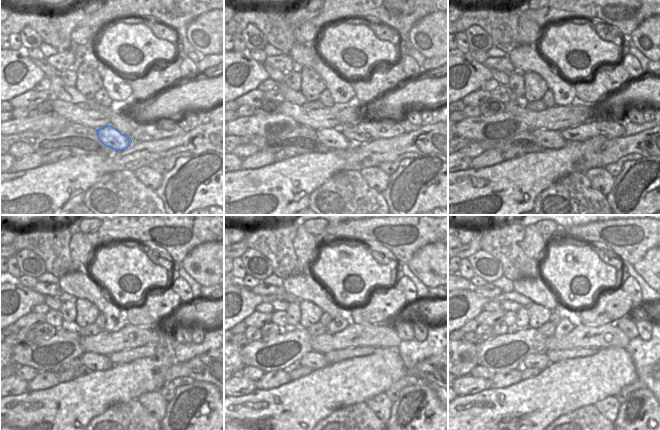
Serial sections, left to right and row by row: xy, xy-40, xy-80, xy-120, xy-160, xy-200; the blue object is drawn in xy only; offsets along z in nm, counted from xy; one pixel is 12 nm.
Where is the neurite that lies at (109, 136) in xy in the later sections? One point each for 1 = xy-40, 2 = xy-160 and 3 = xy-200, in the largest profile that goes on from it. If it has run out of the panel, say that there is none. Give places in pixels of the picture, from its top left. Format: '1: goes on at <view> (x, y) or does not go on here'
1: goes on at xy-40 (332, 138)
2: goes on at xy-160 (315, 360)
3: goes on at xy-200 (540, 361)

